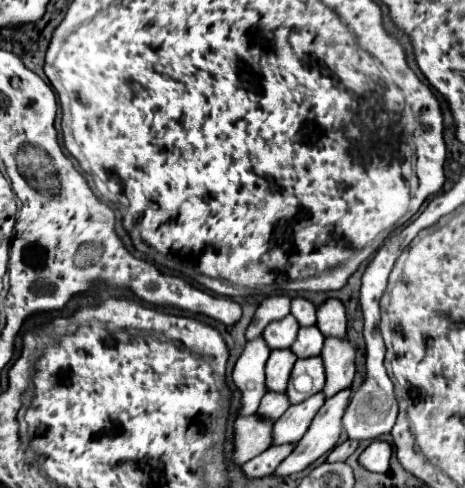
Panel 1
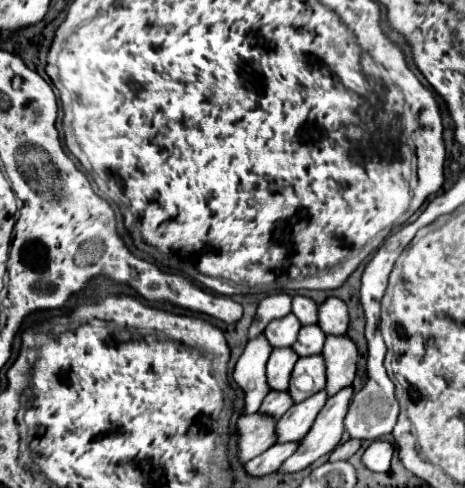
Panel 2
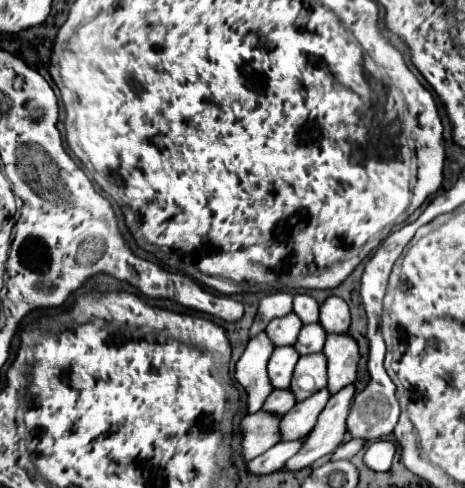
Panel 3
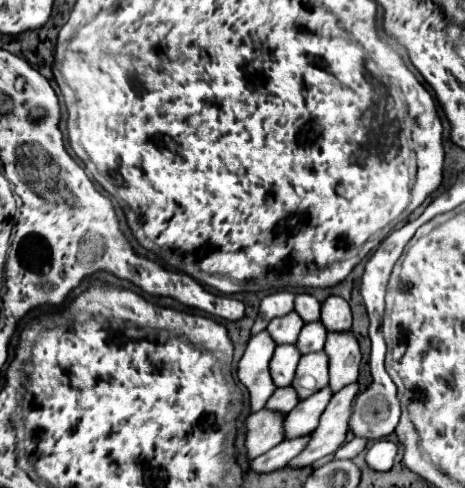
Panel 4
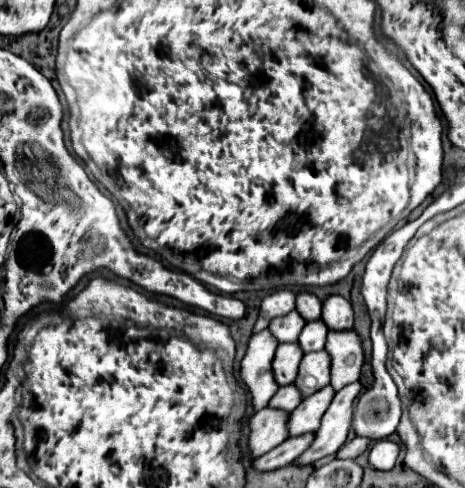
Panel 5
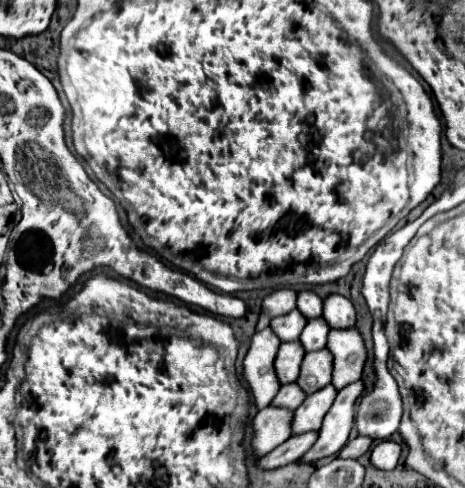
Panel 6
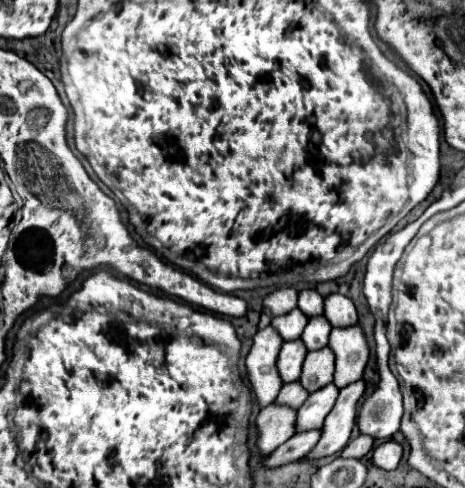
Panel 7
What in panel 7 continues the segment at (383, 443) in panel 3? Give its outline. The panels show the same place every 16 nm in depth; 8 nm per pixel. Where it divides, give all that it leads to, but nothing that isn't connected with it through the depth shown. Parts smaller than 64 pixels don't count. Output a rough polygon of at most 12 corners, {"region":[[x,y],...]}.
{"region":[[394,440],[374,448],[374,464],[396,470],[404,450]]}

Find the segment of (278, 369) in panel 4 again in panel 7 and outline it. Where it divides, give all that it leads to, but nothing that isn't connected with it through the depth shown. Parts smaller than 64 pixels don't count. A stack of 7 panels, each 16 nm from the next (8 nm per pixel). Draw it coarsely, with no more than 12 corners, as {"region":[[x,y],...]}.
{"region":[[302,338],[284,342],[280,376],[292,382],[302,376],[308,348]]}

